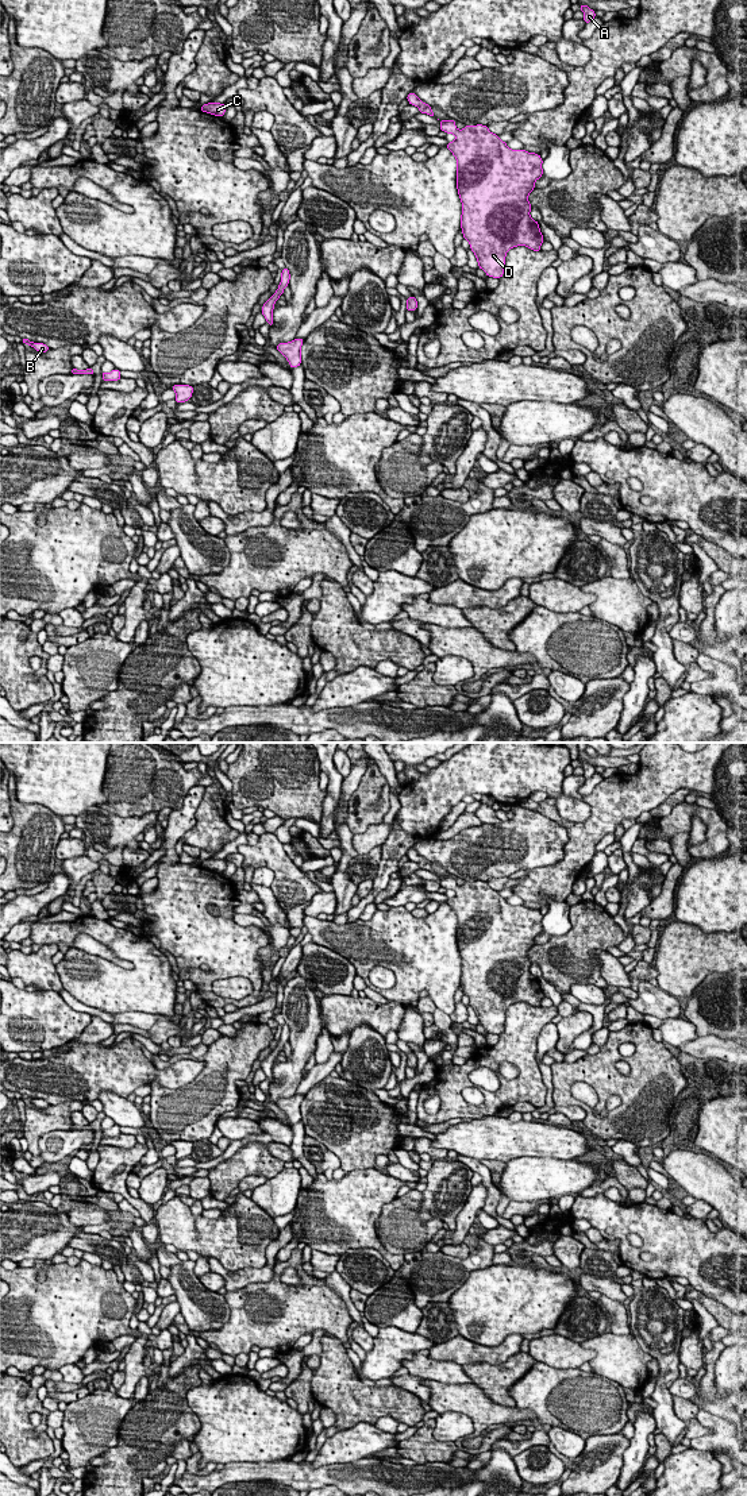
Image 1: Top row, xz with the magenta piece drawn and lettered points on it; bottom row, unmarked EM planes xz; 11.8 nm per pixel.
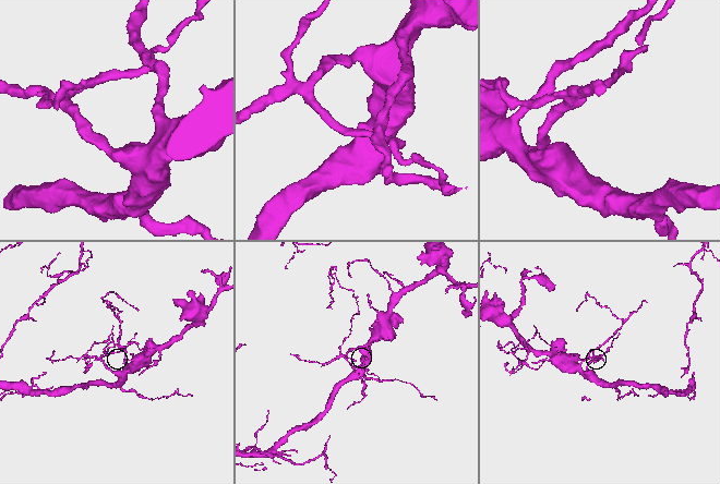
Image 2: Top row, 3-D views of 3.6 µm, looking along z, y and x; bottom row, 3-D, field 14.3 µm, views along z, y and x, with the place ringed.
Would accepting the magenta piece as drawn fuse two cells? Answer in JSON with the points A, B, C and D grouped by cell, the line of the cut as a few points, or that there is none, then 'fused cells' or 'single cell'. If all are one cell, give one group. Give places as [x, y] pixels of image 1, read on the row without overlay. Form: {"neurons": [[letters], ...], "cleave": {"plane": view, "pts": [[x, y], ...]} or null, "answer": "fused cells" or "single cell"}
{"neurons": [["A", "B", "C", "D"]], "cleave": null, "answer": "single cell"}

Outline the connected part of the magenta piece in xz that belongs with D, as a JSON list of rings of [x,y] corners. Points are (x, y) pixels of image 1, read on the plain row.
[[[439,876],[440,887],[454,890],[455,897],[447,905],[457,915],[457,945],[462,959],[461,984],[463,995],[470,1000],[478,1023],[488,1033],[501,1034],[507,1009],[517,1002],[540,1007],[544,996],[539,979],[531,972],[528,951],[535,945],[535,937],[543,932],[543,915],[539,910],[523,905],[512,906],[486,882],[465,882],[458,886],[455,876]]]

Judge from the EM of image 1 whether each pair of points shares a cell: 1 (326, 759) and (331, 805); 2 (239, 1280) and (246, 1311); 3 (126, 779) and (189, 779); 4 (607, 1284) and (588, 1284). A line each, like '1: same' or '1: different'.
1: same
2: different
3: same
4: same

